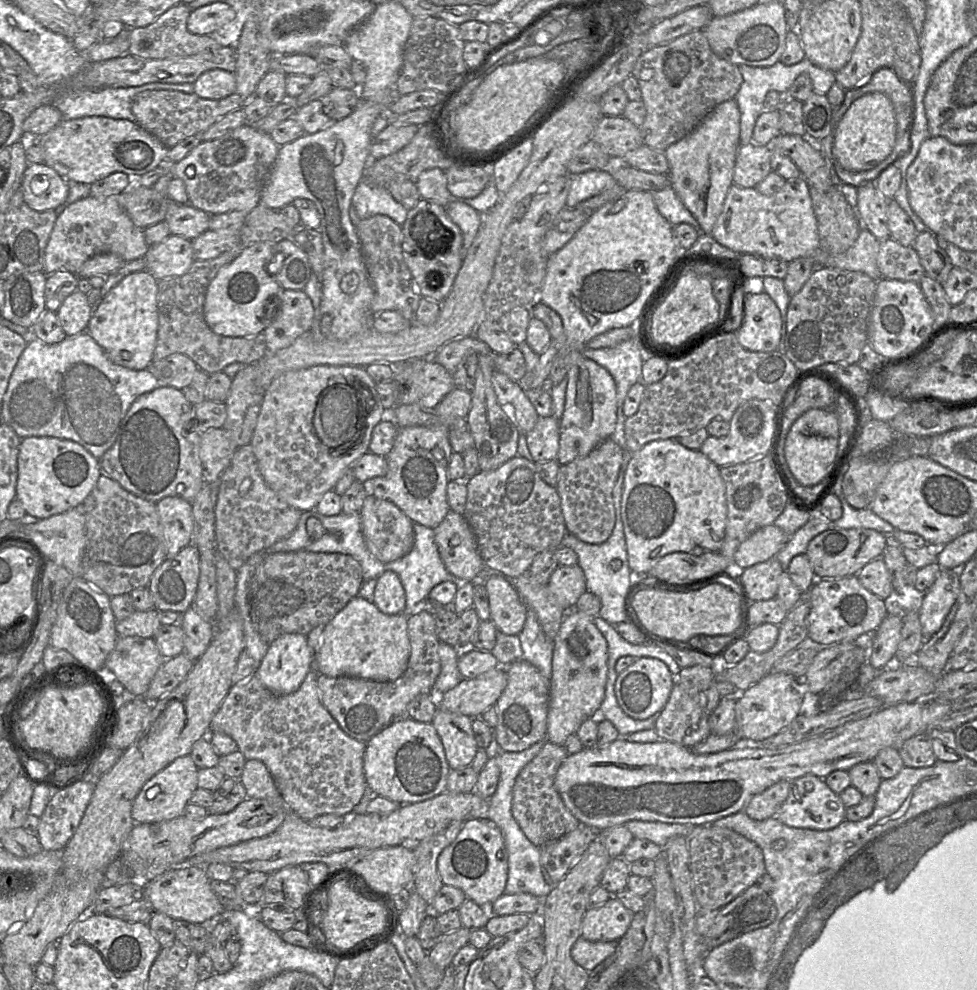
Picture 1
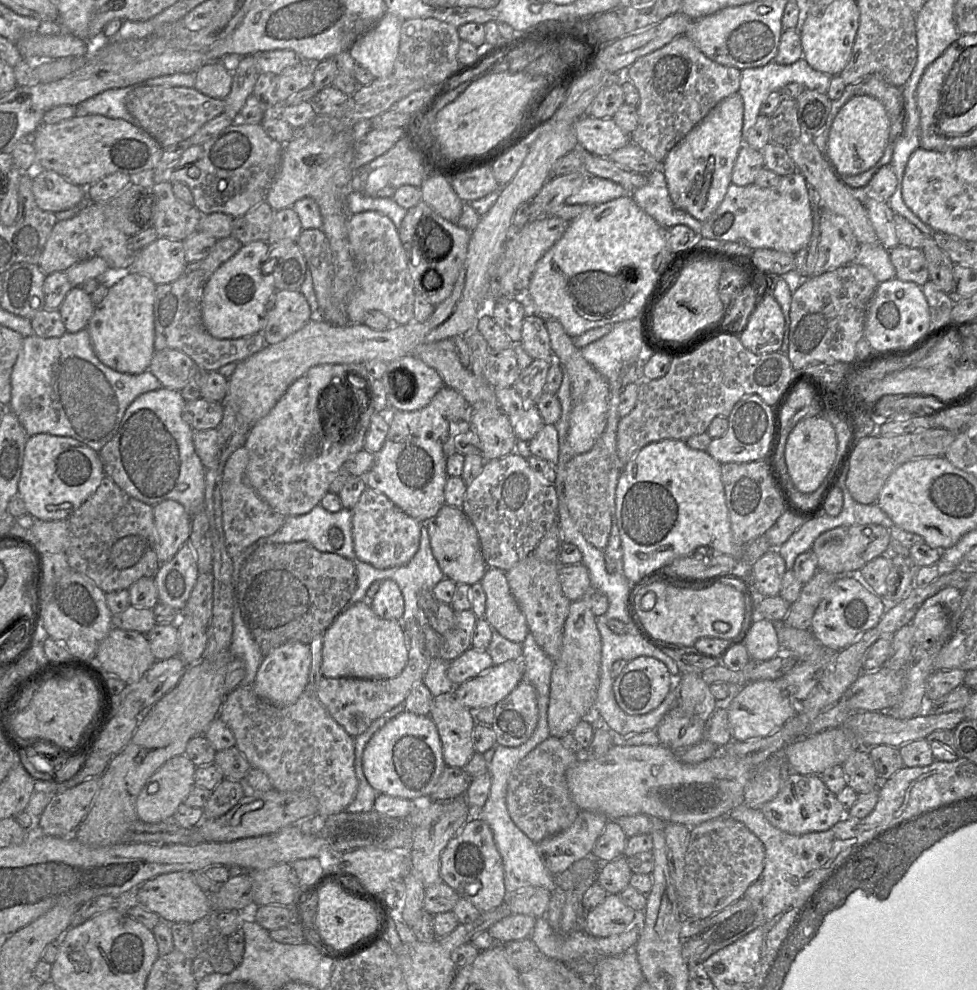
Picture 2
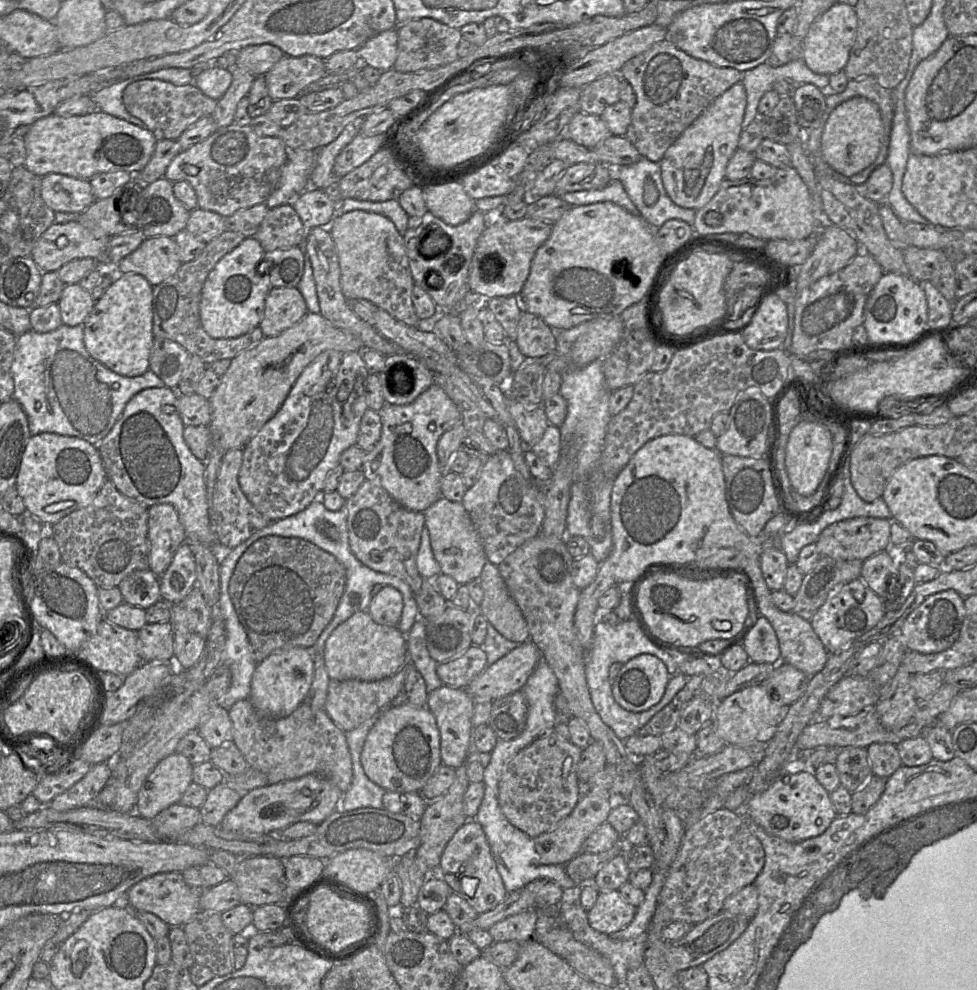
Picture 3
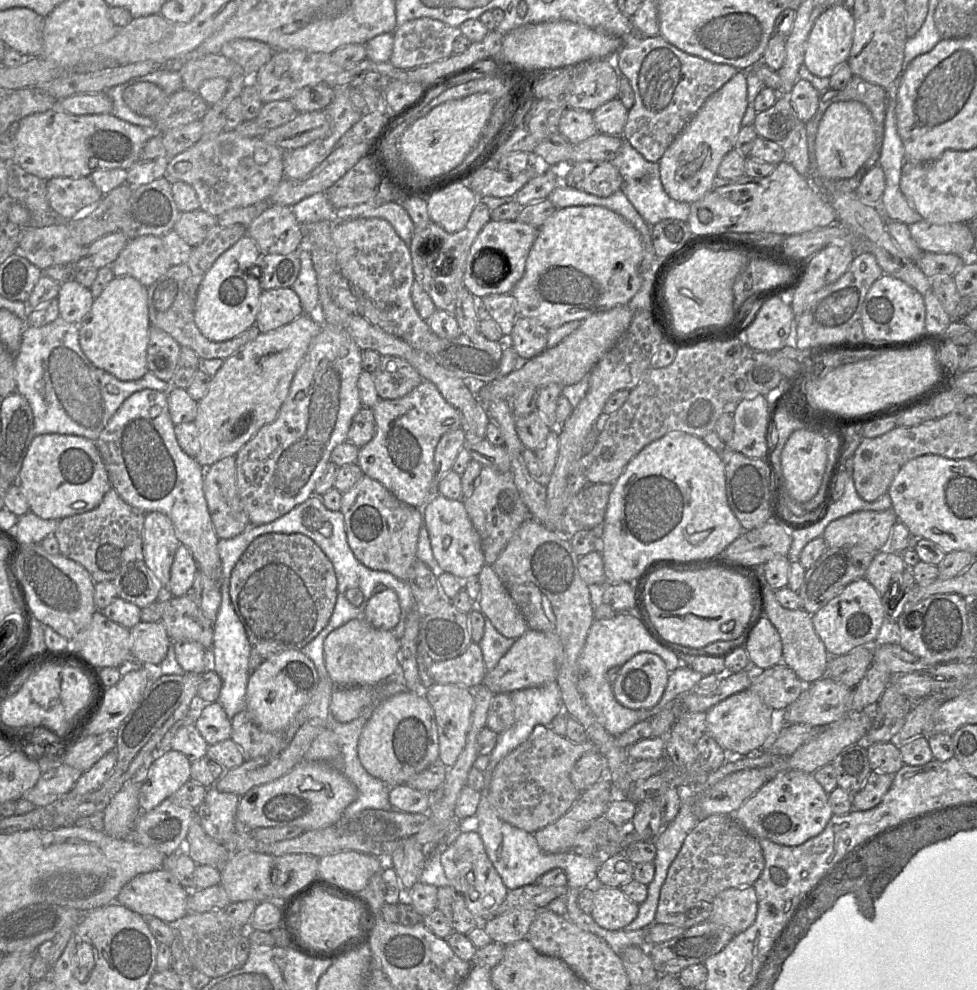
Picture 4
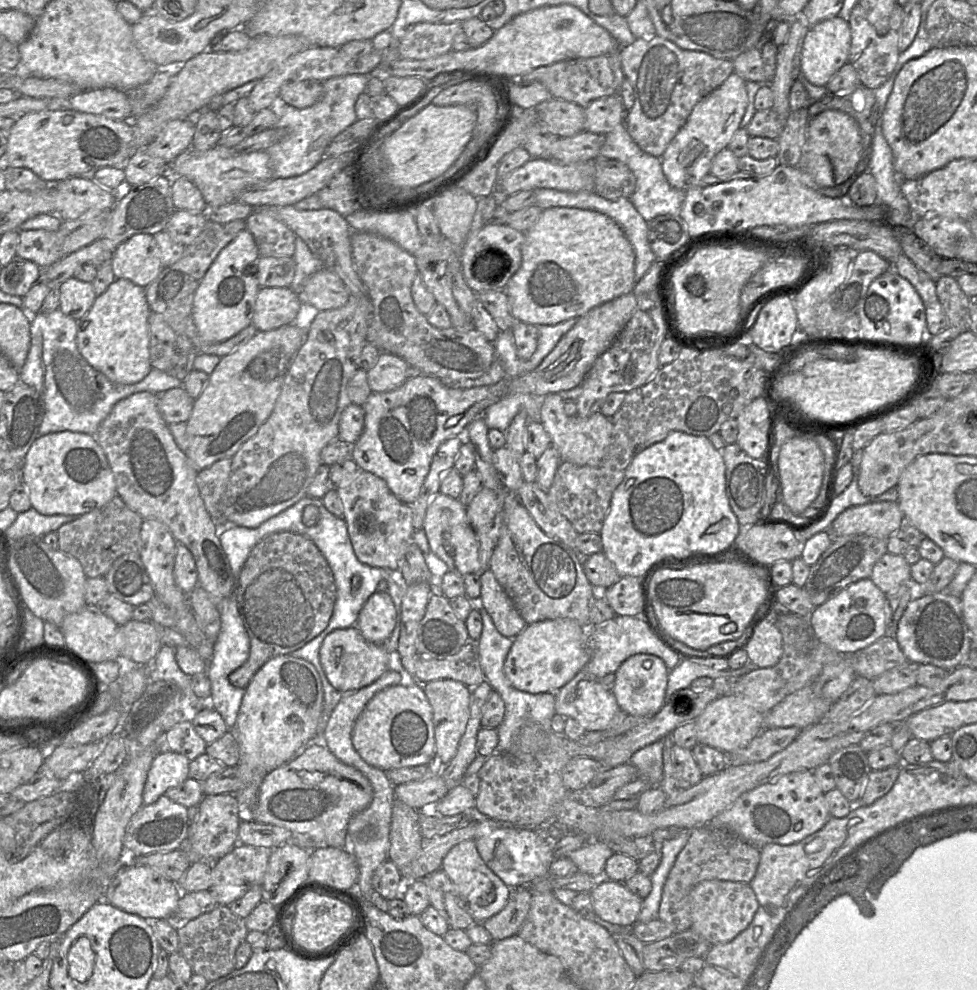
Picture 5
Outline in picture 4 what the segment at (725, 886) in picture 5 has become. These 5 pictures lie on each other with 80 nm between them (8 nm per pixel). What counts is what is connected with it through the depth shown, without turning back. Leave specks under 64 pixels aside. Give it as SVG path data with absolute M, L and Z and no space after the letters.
M753 885L728 888L713 901L708 920L728 928L737 935L746 930L756 919L757 895Z

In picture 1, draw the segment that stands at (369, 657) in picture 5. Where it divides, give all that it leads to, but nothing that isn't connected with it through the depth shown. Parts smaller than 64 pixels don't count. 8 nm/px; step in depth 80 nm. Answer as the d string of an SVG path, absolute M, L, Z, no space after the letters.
M357 596L325 626L314 668L329 677L350 676L388 682L405 672L409 657L408 616L384 614L373 601Z

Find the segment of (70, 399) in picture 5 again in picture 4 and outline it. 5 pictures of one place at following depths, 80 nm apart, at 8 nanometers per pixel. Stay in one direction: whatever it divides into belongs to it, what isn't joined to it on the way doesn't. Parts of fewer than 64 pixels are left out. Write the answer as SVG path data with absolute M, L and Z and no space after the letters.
M60 316L45 326L25 327L19 351L15 354L15 381L16 391L23 395L31 406L36 435L48 433L77 435L93 442L96 442L111 417L133 393L153 389L167 394L173 387L171 383L158 379L150 371L138 380L121 381L97 368L81 350L78 323L66 322Z

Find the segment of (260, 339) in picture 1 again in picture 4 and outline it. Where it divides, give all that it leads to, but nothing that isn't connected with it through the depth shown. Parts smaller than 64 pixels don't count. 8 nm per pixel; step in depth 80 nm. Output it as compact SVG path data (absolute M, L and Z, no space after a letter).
M241 224L228 227L214 226L204 241L193 248L186 262L171 266L161 277L147 287L150 326L169 334L181 347L191 348L200 360L219 358L224 360L260 334L258 327L253 325L235 338L214 342L201 334L194 321L196 296L205 274L222 253L246 234L246 229Z

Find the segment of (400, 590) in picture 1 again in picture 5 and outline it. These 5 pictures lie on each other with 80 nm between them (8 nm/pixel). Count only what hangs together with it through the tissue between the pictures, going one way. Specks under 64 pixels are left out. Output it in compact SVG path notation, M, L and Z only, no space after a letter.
M376 591L361 609L356 627L370 643L383 645L394 630L396 609L388 592Z

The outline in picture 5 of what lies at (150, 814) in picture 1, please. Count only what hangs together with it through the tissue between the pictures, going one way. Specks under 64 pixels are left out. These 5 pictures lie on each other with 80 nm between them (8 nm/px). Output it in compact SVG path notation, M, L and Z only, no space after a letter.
M168 751L156 754L145 782L143 804L153 804L168 789L183 783L189 777L189 764L188 758L179 753Z

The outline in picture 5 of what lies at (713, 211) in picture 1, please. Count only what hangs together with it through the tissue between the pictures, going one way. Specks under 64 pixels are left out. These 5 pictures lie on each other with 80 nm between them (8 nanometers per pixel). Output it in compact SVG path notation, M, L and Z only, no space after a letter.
M732 73L719 87L699 101L693 108L686 123L672 139L661 157L663 173L669 184L686 191L710 174L713 158L727 148L748 105L746 81Z

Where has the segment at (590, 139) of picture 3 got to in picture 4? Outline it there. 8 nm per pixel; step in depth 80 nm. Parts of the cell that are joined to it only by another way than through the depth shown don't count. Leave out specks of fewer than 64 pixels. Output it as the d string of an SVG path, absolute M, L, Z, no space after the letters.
M567 108L559 122L559 133L576 145L599 133L592 112Z

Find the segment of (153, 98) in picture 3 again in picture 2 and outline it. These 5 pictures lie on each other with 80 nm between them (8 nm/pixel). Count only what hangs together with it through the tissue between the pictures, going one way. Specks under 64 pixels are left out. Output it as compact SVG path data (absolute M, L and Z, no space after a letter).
M156 85L140 87L129 93L126 108L141 128L165 148L189 139L205 123L222 114L225 102L204 95L195 88Z

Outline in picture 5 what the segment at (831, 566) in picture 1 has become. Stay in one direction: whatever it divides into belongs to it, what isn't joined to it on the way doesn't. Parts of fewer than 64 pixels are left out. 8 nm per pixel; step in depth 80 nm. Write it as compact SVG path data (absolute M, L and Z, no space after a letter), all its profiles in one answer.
M876 502L847 508L831 524L834 537L868 535L880 539L902 528L905 518L897 502Z

